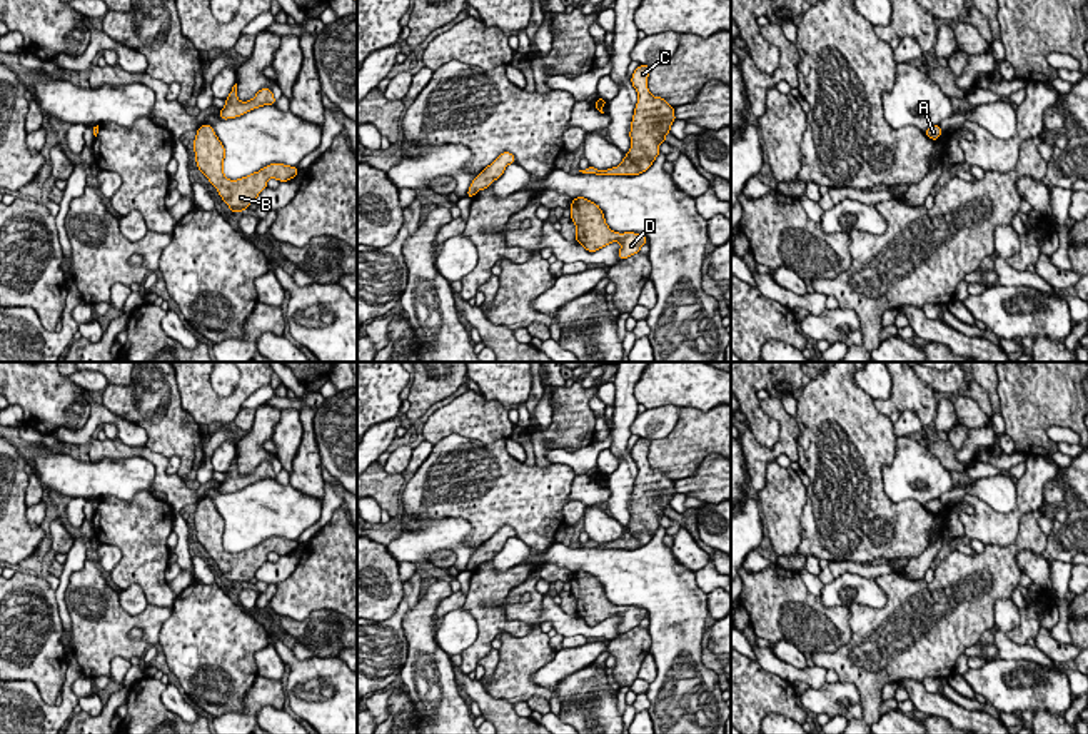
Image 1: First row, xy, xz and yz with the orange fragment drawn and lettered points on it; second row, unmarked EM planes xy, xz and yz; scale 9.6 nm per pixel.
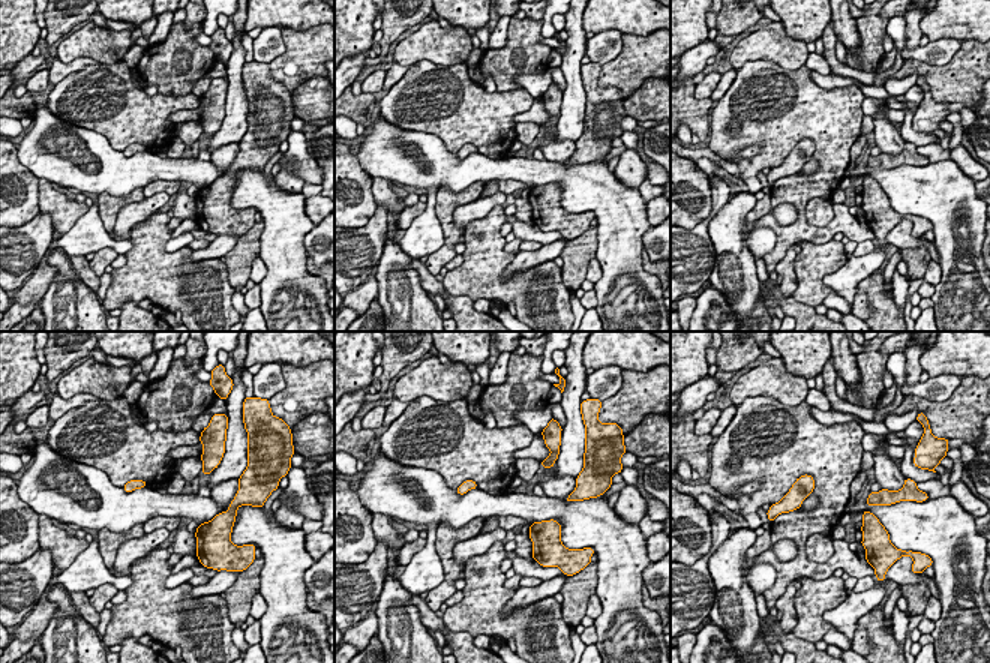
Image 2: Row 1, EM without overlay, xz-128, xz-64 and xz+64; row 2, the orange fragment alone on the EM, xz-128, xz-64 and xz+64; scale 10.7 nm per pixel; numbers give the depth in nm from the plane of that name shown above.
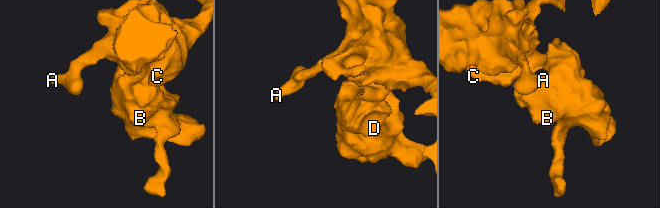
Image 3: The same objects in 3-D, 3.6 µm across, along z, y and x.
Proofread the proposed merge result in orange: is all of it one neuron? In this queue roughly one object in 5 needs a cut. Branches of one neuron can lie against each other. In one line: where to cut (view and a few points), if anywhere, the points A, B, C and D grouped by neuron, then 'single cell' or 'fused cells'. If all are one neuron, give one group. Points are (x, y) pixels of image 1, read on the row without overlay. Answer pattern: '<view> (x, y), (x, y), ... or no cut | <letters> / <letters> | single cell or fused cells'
no cut | A B C D | single cell

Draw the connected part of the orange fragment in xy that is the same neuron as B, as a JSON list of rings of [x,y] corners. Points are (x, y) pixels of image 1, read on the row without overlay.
[[[209,497],[197,502],[194,525],[199,544],[217,562],[230,586],[237,587],[247,584],[255,576],[259,567],[267,562],[270,552],[287,556],[299,547],[297,540],[270,537],[247,550],[227,552],[224,549],[225,522]]]

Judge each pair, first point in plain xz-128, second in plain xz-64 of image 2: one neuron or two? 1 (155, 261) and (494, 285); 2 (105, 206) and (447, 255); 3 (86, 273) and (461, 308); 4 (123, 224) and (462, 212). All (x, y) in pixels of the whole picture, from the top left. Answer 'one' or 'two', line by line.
1: one
2: one
3: one
4: one

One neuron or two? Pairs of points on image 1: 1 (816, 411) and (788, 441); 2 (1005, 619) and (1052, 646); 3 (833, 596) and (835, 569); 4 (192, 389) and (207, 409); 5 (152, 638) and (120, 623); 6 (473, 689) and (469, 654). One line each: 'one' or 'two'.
1: two
2: two
3: two
4: one
5: one
6: two

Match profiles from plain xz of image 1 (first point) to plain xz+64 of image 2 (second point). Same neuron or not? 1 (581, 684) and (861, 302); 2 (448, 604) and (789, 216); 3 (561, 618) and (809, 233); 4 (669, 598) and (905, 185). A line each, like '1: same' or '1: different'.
1: different
2: same
3: same
4: same

